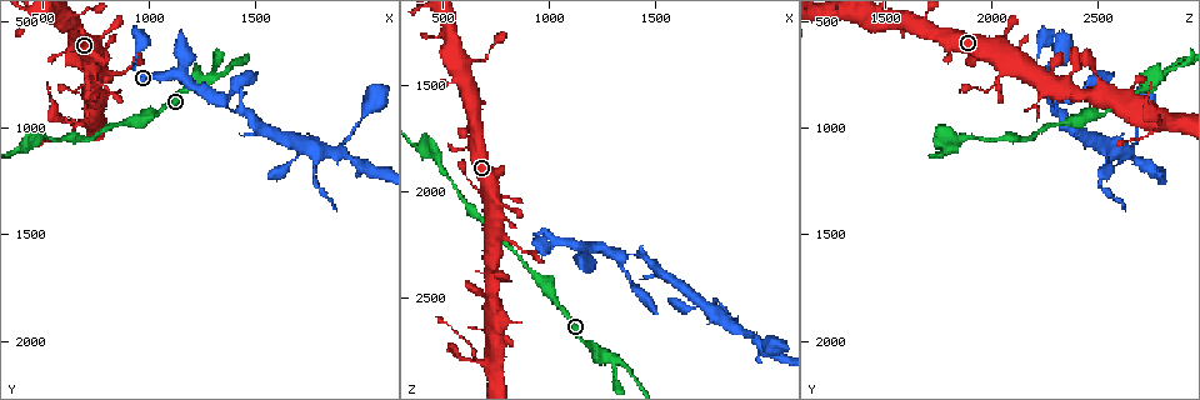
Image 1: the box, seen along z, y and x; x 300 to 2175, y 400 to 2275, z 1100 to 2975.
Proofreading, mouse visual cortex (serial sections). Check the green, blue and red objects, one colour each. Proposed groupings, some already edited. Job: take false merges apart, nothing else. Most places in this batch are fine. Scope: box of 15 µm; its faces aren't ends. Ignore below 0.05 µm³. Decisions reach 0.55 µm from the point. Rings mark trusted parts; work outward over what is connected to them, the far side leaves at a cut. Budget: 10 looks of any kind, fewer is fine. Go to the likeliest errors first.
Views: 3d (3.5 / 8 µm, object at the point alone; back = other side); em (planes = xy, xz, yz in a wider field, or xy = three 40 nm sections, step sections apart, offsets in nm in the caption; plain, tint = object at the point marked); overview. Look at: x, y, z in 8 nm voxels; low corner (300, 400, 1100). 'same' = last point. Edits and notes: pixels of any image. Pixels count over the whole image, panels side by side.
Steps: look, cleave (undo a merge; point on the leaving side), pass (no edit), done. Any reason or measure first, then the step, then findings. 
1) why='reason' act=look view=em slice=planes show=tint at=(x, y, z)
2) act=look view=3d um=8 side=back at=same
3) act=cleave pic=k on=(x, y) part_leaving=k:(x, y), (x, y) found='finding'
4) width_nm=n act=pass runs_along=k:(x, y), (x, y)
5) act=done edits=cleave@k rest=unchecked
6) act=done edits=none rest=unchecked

why='three-way junction' act=look view=3d um=3.5 at=(1320, 750, 2780)

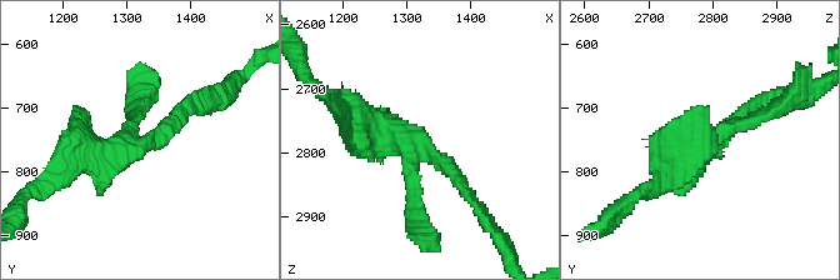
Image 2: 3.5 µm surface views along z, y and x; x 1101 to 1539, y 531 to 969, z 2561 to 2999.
act=look view=em slice=planes show=tint at=(1315, 755, 2790)

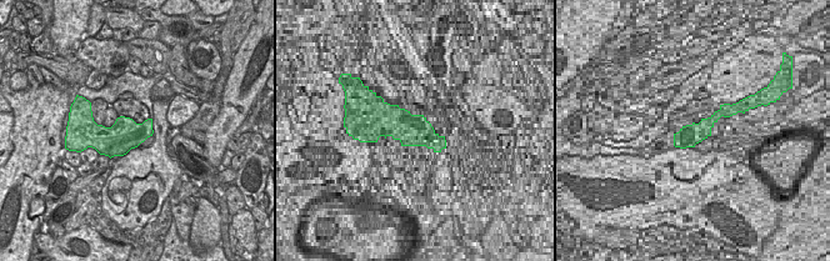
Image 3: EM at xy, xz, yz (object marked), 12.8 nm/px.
arm_widths_nm=200,200,400 act=pass runs_along=2:(349, 109), (418, 144), (418, 215) found='all the same cell'

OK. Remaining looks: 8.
why='narrows sharply' act=look view=3d um=3.5 at=(590, 960, 2780)

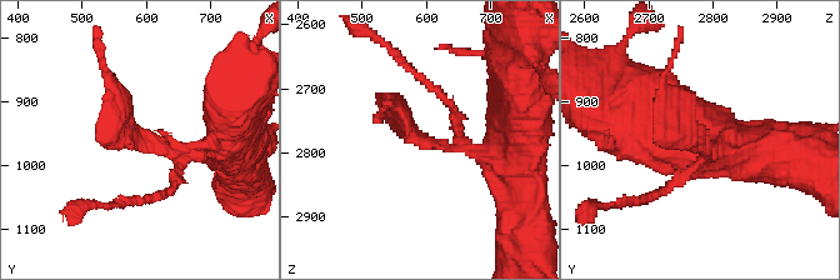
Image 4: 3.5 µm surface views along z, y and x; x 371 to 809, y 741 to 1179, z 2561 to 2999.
why='need the tissue' act=look view=em slice=xy step=2 show=tint at=(600, 960, 2785)

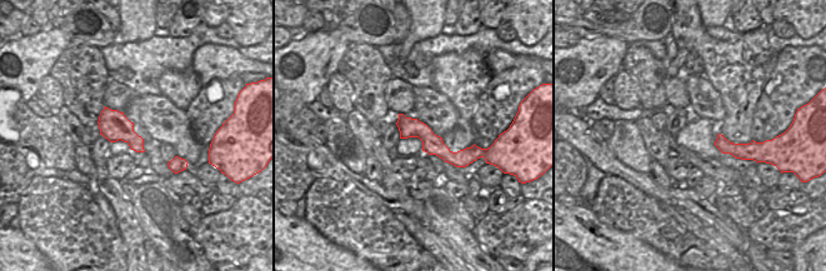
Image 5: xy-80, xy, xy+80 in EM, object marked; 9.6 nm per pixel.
act=pass runs_along=4:(221, 155), (121, 133), (114, 90) found='continuous, no second cell'

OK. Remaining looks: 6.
why='two arms at a narrow angle' act=look view=3d um=3.5 at=(480, 1070, 1840)

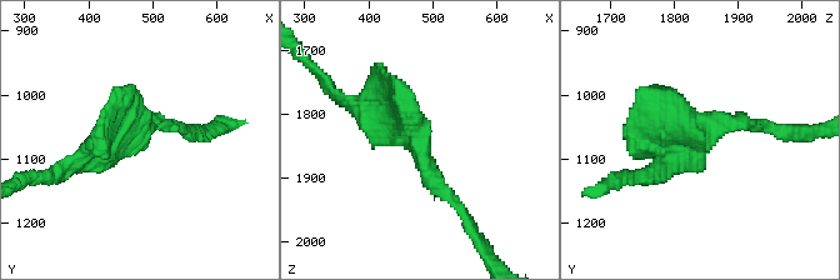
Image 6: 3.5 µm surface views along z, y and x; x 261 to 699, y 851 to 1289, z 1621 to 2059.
act=pass runs_along=6:(460, 205), (421, 144), (353, 103) found='continuous, no second cell'

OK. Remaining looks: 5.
why='side arm on a straight run' act=look view=3d um=3.5 at=(1780, 1090, 2560)

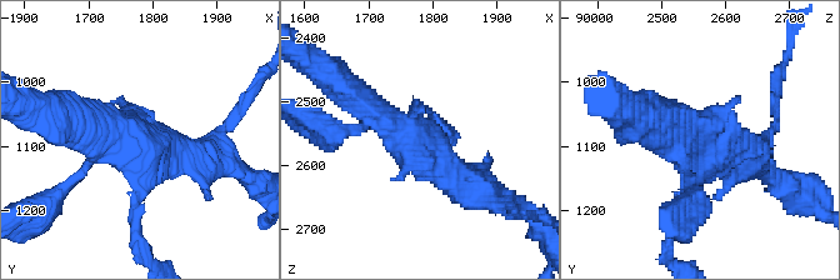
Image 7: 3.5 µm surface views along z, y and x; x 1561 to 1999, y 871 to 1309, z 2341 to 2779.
act=look view=em slice=xy step=3 show=plain at=(1785, 1095, 2575)

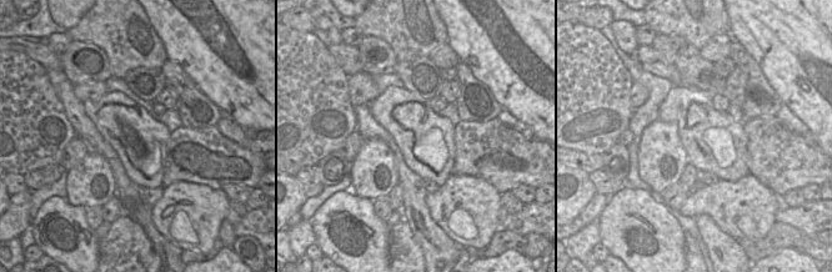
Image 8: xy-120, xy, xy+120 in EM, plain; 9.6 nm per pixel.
act=look view=em slice=xy step=3 show=tint at=same

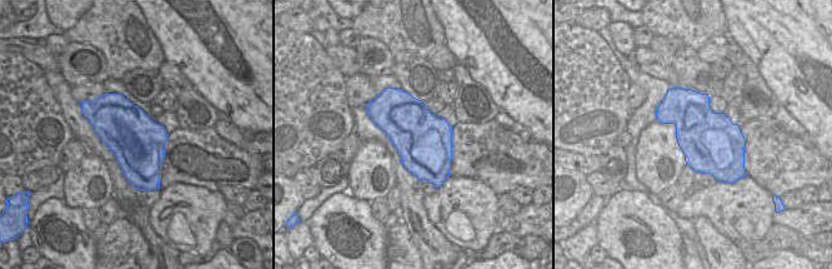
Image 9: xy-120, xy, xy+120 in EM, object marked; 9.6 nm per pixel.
width_nm=550 act=pass runs_along=7:(358, 100), (404, 131), (488, 199) found='one cell here'

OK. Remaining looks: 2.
act=done edits=none rest=unchecked

